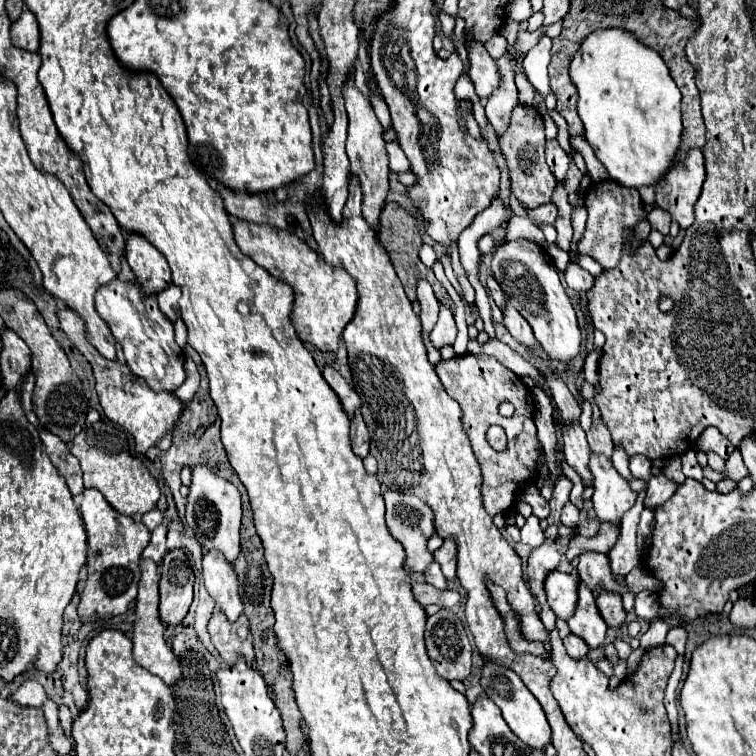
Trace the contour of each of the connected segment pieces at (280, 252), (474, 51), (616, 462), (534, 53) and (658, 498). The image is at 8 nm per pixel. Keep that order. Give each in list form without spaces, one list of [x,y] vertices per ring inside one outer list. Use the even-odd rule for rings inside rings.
[[[231,216],[233,234],[237,246],[271,276],[293,288],[293,312],[291,322],[297,336],[309,342],[321,352],[335,352],[341,340],[341,332],[355,314],[357,290],[351,276],[341,268],[329,268],[327,262],[311,250],[301,238],[291,232],[273,228],[269,224],[255,224]]]
[[[467,36],[467,52],[469,52],[471,80],[475,84],[475,92],[481,100],[487,100],[489,94],[493,94],[503,82],[499,68],[485,50],[485,46],[481,42],[473,42],[473,38],[469,36]]]
[[[615,446],[615,452],[613,452],[613,458],[611,458],[611,462],[613,462],[613,466],[615,466],[615,470],[627,480],[627,482],[631,482],[631,472],[629,472],[629,460],[627,460],[627,454],[625,454],[625,450],[623,448],[619,448],[619,446]]]
[[[545,35],[540,39],[525,58],[525,74],[531,80],[531,84],[537,88],[537,92],[545,98],[551,92],[547,66],[549,66],[549,50],[552,47],[552,40]]]
[[[663,474],[653,476],[649,482],[649,488],[647,488],[647,496],[643,500],[643,506],[649,510],[655,510],[657,506],[661,506],[663,502],[667,502],[671,498],[675,488],[677,488],[677,484],[669,478],[665,478]]]

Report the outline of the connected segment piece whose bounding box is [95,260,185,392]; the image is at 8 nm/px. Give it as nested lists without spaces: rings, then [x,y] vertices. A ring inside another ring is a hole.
[[[123,260],[121,274],[113,282],[97,290],[95,306],[101,318],[113,330],[117,342],[123,346],[125,360],[131,372],[141,376],[151,390],[173,392],[185,382],[183,350],[175,342],[173,322],[161,312],[157,294],[149,294],[149,296],[143,294],[137,276],[133,274],[133,270],[127,266],[125,260]]]

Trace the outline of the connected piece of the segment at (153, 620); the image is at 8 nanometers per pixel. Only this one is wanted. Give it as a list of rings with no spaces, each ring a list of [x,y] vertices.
[[[141,558],[141,582],[139,582],[139,594],[137,594],[137,608],[135,608],[135,626],[133,626],[133,658],[139,666],[143,666],[147,672],[159,676],[163,682],[167,682],[167,686],[175,684],[181,678],[181,662],[175,656],[173,648],[169,646],[167,638],[165,638],[165,630],[167,626],[161,622],[159,618],[159,572],[157,572],[157,564],[143,560]]]

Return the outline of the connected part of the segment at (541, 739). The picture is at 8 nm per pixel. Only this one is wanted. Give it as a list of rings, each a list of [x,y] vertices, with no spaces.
[[[485,662],[483,666],[483,676],[481,676],[481,686],[485,694],[501,708],[501,714],[511,728],[511,732],[525,742],[533,750],[545,750],[545,746],[551,742],[551,728],[547,724],[545,712],[537,698],[527,690],[527,686],[521,682],[521,678],[513,670],[503,670],[503,666],[497,666],[493,662]]]

